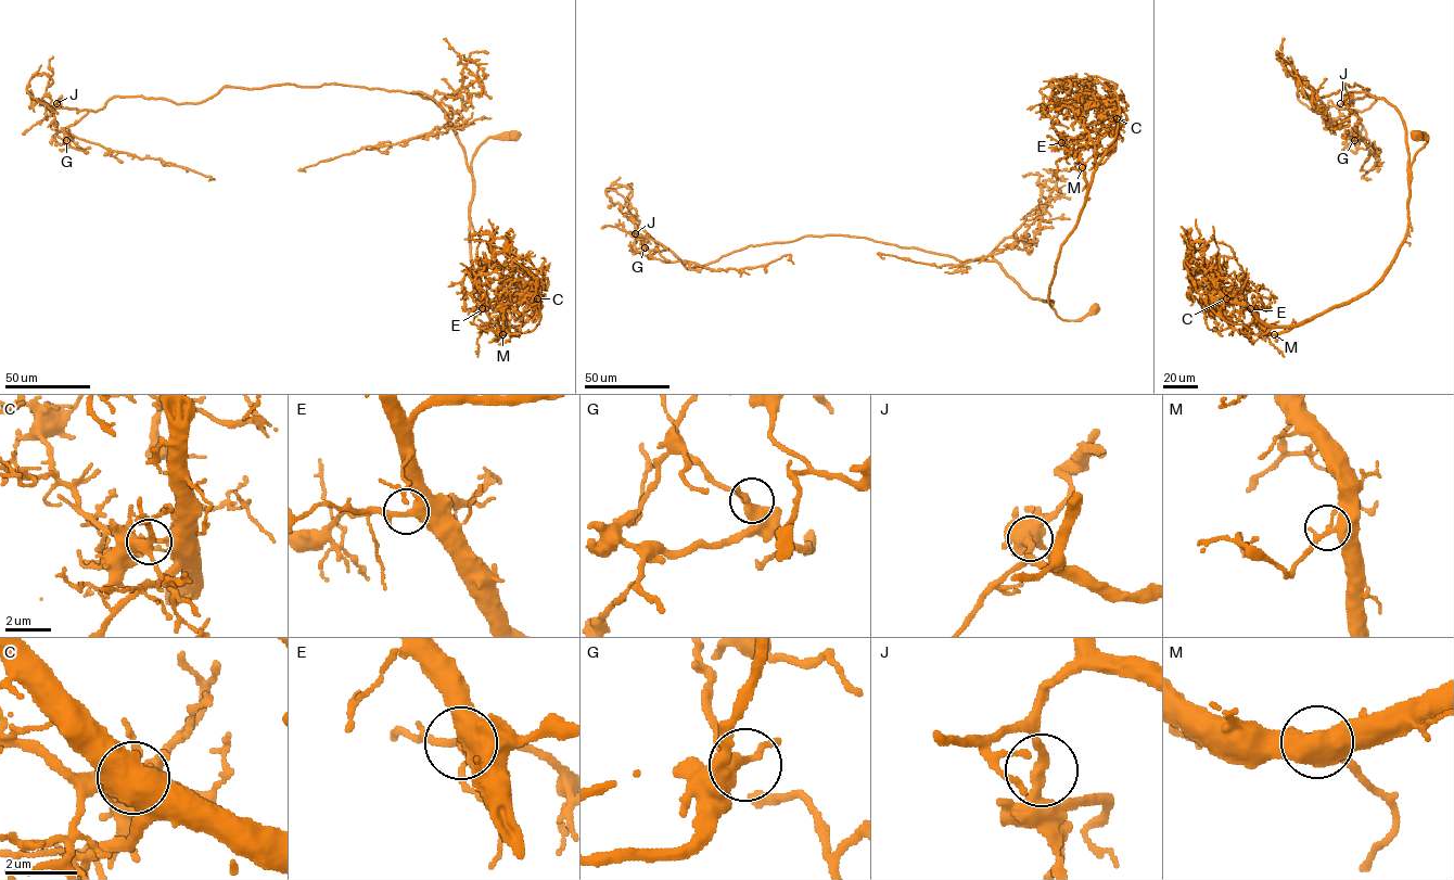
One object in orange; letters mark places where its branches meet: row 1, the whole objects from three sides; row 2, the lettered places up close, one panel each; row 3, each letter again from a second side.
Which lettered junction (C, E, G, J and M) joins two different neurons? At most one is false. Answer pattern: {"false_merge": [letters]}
{"false_merge": ["C"]}

